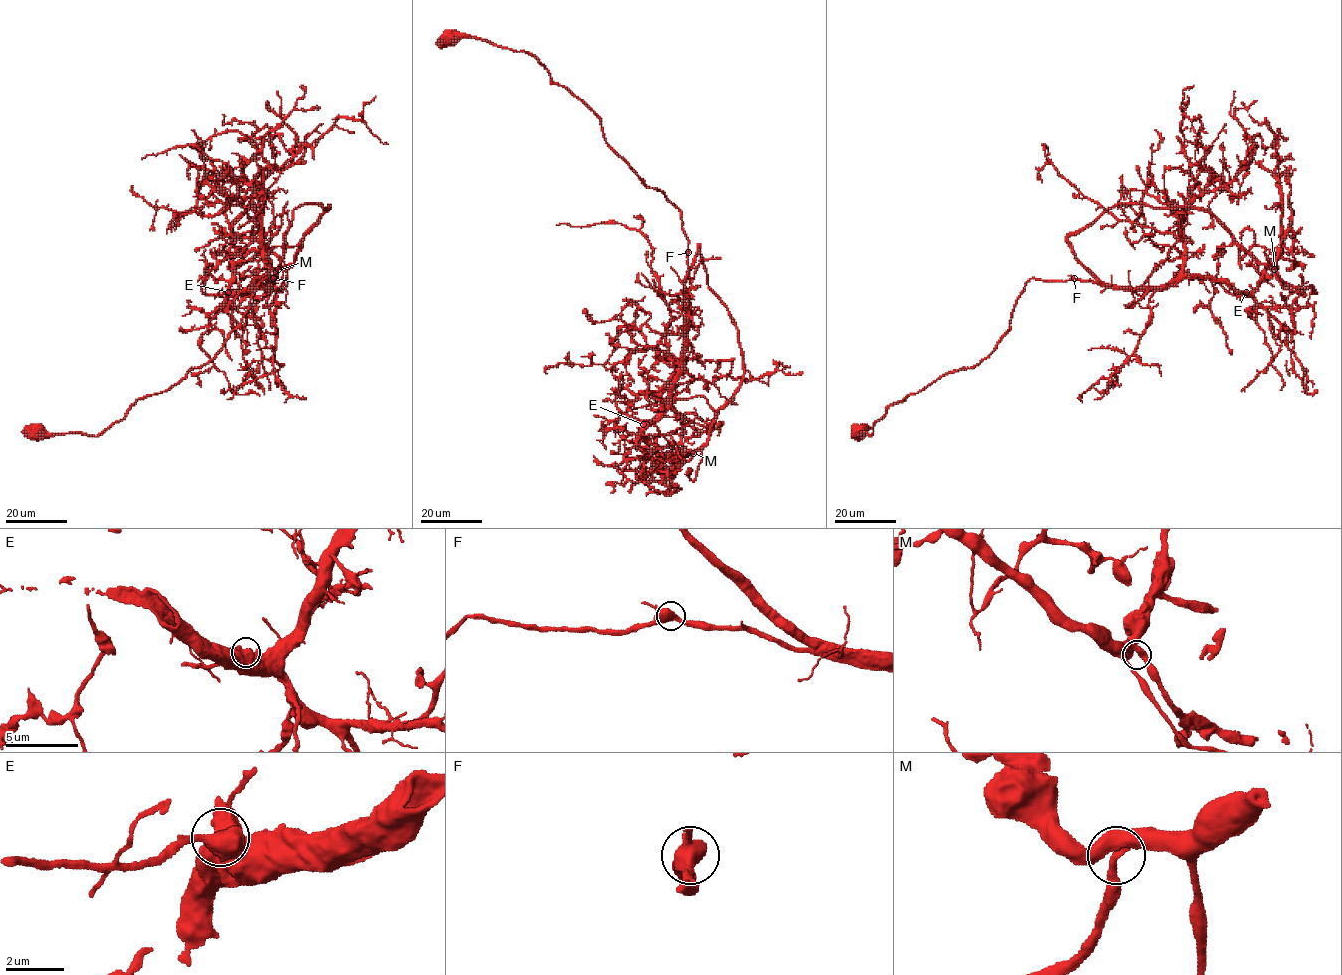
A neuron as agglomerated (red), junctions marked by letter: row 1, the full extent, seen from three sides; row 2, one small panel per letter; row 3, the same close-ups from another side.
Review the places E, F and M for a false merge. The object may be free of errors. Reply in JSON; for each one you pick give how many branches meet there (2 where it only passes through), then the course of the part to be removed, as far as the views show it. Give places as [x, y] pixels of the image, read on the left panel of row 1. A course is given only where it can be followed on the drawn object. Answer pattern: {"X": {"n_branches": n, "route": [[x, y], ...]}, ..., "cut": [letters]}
{"cut": []}

